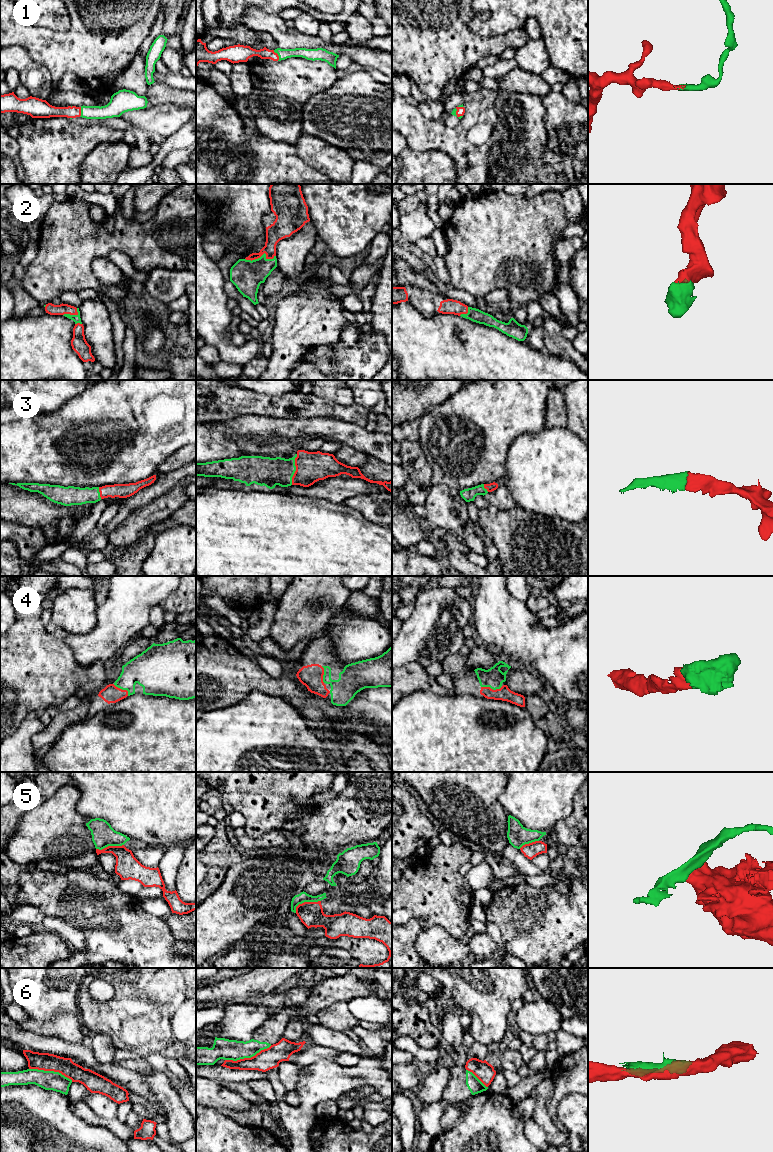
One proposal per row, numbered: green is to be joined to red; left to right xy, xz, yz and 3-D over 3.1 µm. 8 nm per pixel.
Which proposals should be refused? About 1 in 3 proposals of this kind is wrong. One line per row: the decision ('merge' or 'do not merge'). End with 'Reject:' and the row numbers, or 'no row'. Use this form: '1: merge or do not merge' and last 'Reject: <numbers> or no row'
1: merge
2: merge
3: merge
4: merge
5: do not merge
6: do not merge
Reject: 5, 6

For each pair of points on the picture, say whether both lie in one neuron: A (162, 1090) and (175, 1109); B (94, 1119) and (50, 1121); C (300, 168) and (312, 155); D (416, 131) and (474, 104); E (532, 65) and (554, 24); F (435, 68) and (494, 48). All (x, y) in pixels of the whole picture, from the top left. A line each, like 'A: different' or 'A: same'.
A: same
B: different
C: different
D: same
E: different
F: same

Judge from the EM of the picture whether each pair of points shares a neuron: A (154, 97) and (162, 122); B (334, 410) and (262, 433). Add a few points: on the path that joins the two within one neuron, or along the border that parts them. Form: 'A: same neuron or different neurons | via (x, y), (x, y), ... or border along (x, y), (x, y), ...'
A: different neurons | border along (152, 105), (174, 104), (181, 106)
B: different neurons | border along (293, 417), (333, 416), (339, 419)

